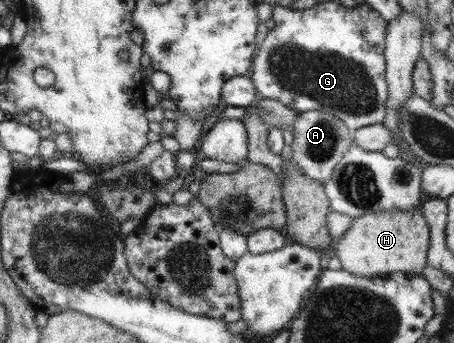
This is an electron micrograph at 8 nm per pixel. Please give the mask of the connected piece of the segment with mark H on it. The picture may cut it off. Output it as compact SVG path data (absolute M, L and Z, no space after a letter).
M421 208L409 211L398 209L376 211L354 217L349 227L335 244L335 256L342 269L362 277L387 277L396 272L421 275L426 267L429 247L429 226Z

